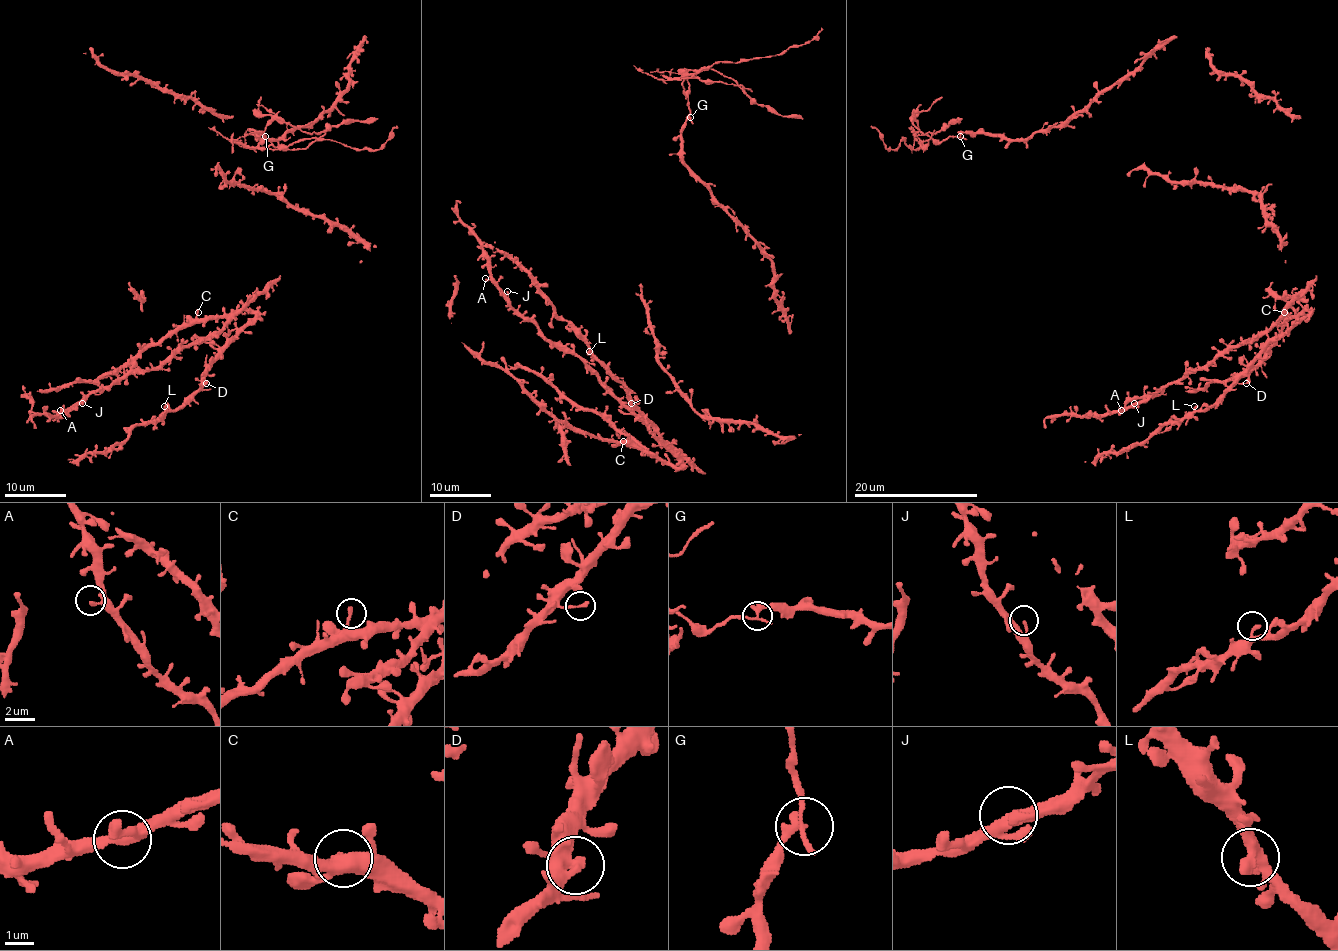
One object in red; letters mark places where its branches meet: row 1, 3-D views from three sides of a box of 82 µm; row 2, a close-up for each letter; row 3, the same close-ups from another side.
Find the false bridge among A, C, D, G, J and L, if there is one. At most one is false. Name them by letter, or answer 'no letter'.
G

